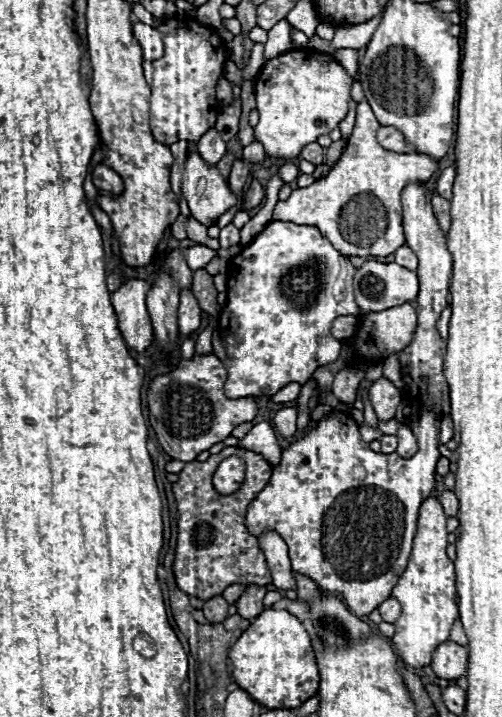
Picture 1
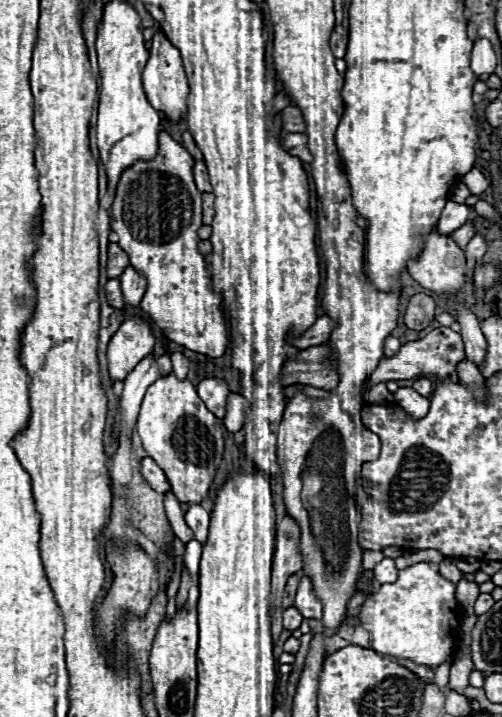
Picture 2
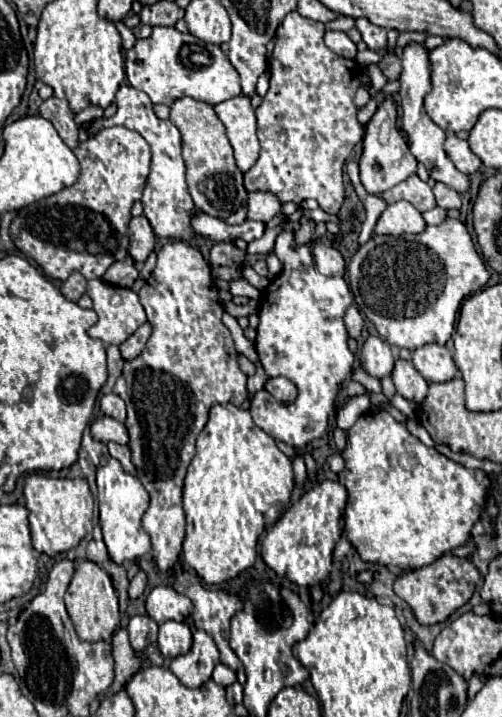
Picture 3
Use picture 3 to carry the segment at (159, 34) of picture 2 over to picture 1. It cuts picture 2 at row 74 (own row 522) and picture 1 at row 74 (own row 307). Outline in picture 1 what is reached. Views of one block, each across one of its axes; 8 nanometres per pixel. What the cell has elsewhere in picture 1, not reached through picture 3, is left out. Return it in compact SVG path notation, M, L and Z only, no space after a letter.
M194 18L184 20L168 20L156 27L164 43L164 56L152 62L142 62L144 78L152 90L150 94L150 128L156 140L170 146L178 140L198 140L208 128L216 124L216 116L220 110L220 102L216 98L216 82L224 74L226 62L226 44L216 34L214 28L196 22Z

